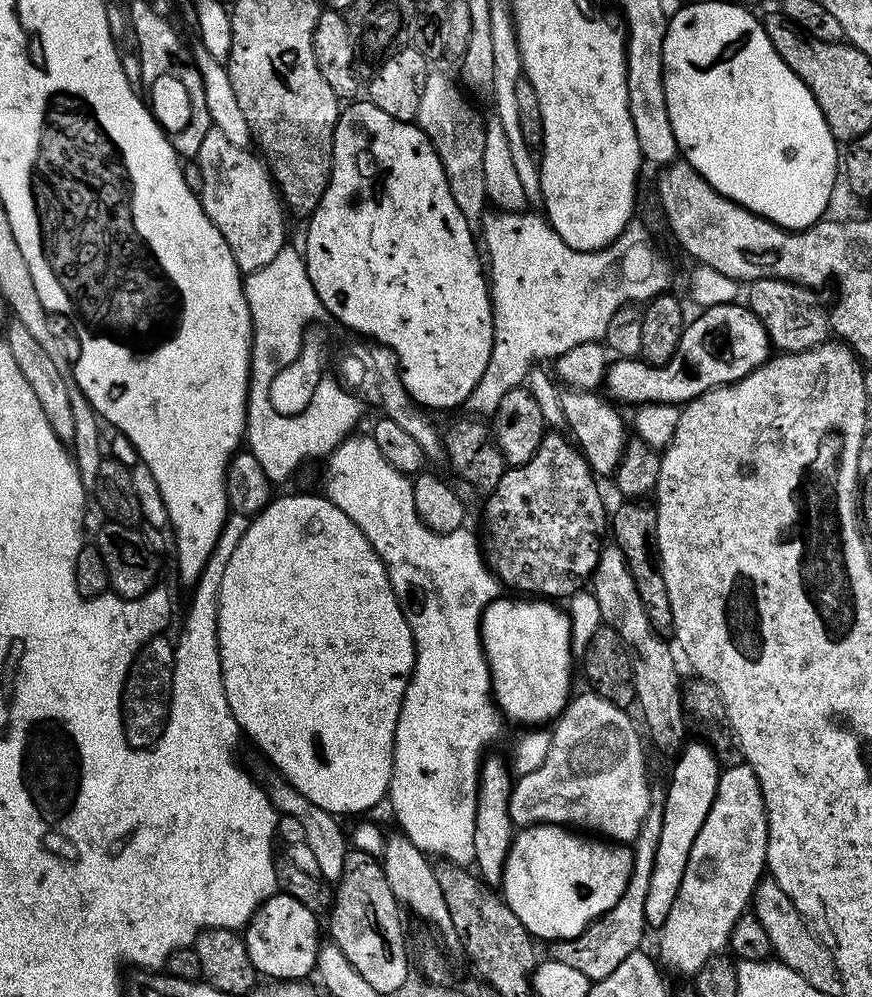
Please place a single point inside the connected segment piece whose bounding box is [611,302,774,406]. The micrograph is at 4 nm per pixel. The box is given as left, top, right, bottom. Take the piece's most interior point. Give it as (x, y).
(726, 342)

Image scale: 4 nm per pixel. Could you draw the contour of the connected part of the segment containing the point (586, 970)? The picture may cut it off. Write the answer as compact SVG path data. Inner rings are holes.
M653 785L648 793L646 817L638 830L632 849L632 873L628 879L628 889L618 898L615 906L606 914L593 920L578 938L557 940L551 945L551 959L566 962L573 970L586 974L590 981L606 978L606 974L614 974L614 969L624 961L628 955L641 947L640 939L646 933L646 894L650 888L651 870L654 866L655 851L658 850L659 835L662 831L663 808L665 807L666 791Z

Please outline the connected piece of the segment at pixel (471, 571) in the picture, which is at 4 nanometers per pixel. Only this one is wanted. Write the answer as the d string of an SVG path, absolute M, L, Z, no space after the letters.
M353 434L347 436L338 447L328 453L326 457L328 469L324 472L324 488L322 488L322 492L323 495L328 497L330 502L334 502L334 506L338 506L338 510L342 510L342 514L346 514L346 518L350 518L354 522L354 526L358 526L358 530L362 530L362 534L366 534L370 546L374 546L378 558L384 563L384 568L388 572L390 586L402 606L402 614L410 626L412 637L416 643L414 670L412 671L410 682L406 686L406 694L402 698L402 706L398 714L394 758L392 759L392 777L390 778L386 800L387 803L392 803L392 812L396 815L397 822L401 824L399 827L402 829L402 832L408 836L410 842L418 850L432 858L440 856L436 858L449 864L472 862L475 858L474 814L476 813L476 783L480 780L480 765L486 756L484 747L487 744L494 743L499 738L500 724L502 725L502 713L497 708L495 700L492 699L492 675L488 669L488 660L484 656L484 647L480 641L480 615L483 614L484 607L491 600L497 599L501 595L502 585L496 579L496 573L488 567L485 553L482 551L481 541L480 544L476 541L475 534L468 532L469 529L467 527L463 527L443 536L441 532L435 532L427 528L422 522L422 518L418 518L418 510L414 510L412 480L405 473L394 470L394 466L390 466L390 462L386 462L386 458L382 458L381 452L378 451L378 446L374 446L371 435L360 435Z

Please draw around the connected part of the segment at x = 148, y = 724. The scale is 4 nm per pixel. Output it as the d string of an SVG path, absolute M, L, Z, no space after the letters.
M157 634L152 637L151 640L148 640L140 647L140 651L136 653L134 659L132 659L132 665L128 667L128 676L124 680L124 690L120 693L120 717L124 719L124 737L126 738L126 742L132 748L151 748L153 744L156 743L156 740L159 736L164 733L164 728L168 724L168 717L172 711L172 675L174 674L174 654L176 653L176 649L174 647L173 641L171 639L167 640L164 637L164 634Z

